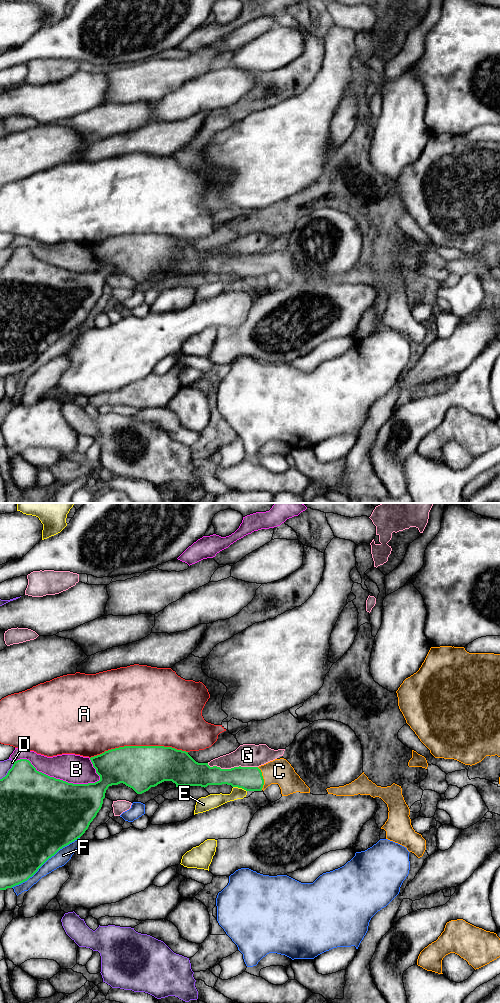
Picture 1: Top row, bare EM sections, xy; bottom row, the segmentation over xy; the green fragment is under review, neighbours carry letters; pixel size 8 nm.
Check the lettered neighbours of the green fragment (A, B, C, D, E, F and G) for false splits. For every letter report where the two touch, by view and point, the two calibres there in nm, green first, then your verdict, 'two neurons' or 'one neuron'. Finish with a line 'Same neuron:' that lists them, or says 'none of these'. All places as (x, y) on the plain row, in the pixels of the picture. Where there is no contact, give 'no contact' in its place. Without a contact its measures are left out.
A: meets green in xy at (138, 234); 360 nm thick on the green side, 500 nm on the other; two neurons
B: meets green in xy at (57, 267); 500 nm thick on the green side, 240 nm on the other; two neurons
C: meets green in xy at (262, 266); 190 nm thick on the green side, 200 nm on the other; one neuron
D: meets green in xy at (8, 259); 440 nm thick on the green side, 90 nm on the other; two neurons
E: meets green in xy at (240, 275); 190 nm thick on the green side, 110 nm on the other; two neurons
F: meets green in xy at (45, 349); 480 nm thick on the green side, 110 nm on the other; two neurons
G: meets green in xy at (232, 256); 190 nm thick on the green side, 190 nm on the other; two neurons
Same neuron: C

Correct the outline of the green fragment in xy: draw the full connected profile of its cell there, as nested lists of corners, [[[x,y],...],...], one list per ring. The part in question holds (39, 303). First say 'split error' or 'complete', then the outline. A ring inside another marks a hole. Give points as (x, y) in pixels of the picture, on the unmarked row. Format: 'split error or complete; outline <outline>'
split error; outline [[[124,234],[105,239],[90,246],[100,268],[95,271],[73,272],[50,265],[36,256],[27,247],[14,250],[7,263],[0,267],[0,378],[12,376],[27,369],[38,357],[60,337],[80,326],[88,317],[102,295],[109,274],[120,271],[132,276],[137,282],[148,279],[164,269],[172,269],[179,274],[201,274],[227,272],[246,279],[265,278],[271,272],[278,272],[282,284],[310,281],[310,276],[284,246],[275,247],[259,255],[234,255],[221,257],[210,255],[208,251],[196,250],[186,239],[164,234]]]

